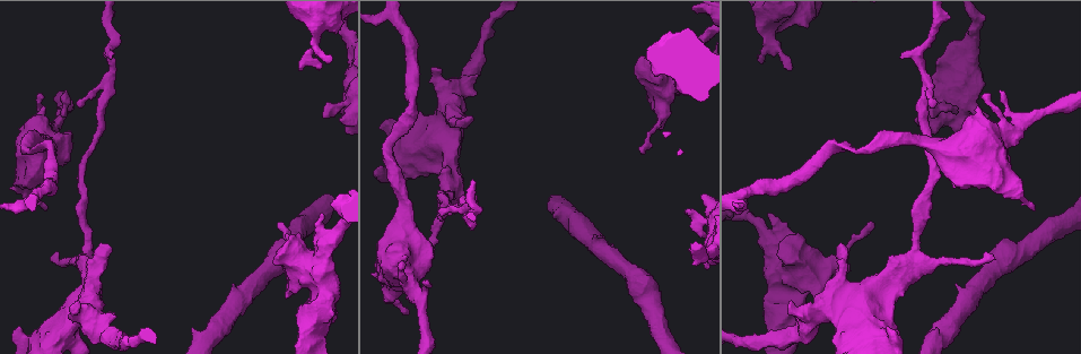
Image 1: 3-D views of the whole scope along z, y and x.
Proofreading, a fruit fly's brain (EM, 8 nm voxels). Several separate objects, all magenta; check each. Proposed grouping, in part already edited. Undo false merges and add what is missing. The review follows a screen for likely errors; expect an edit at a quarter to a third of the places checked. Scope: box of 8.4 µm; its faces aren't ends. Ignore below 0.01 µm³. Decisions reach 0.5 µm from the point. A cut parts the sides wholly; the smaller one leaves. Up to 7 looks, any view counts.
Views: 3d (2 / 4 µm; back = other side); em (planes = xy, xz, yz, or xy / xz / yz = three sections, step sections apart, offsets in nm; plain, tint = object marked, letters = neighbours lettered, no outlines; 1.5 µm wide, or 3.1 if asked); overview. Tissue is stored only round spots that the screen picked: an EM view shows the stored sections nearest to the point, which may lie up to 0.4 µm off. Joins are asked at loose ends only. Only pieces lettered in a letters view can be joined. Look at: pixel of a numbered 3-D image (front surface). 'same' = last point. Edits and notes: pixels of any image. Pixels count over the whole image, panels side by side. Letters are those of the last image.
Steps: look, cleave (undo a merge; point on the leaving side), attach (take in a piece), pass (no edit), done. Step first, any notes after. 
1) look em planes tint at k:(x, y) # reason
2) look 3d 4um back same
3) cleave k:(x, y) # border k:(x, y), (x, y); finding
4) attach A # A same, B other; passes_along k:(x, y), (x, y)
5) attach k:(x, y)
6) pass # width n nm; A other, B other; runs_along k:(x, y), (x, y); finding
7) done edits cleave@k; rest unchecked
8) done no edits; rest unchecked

look em planes letters at 1:(330, 60)

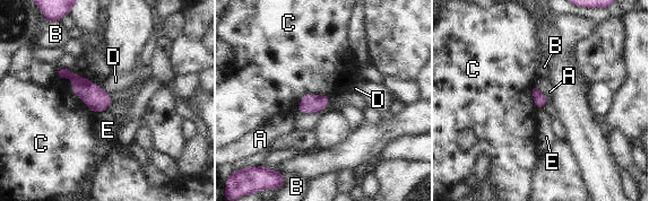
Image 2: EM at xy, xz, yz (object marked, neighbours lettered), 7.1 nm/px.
pass # A other, B other, C other, D other, E other; border 2:(58, 76), (71, 78), (94, 113); no lettered piece goes on from it

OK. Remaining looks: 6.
look 3d 2um at 1:(938, 108) # calibre changes

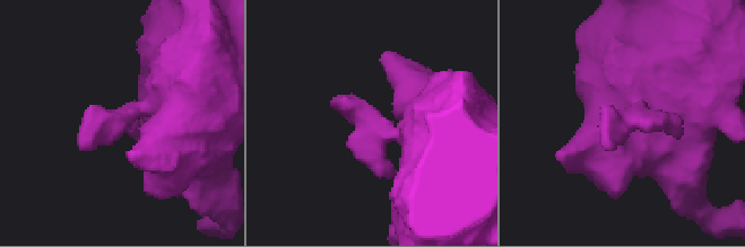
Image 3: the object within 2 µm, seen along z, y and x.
look em xz step 4 tint at 3:(366, 120) # shape alone is not enough

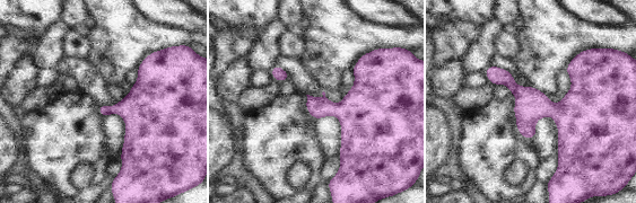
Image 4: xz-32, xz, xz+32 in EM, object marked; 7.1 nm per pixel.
look em planes letters same # another direction

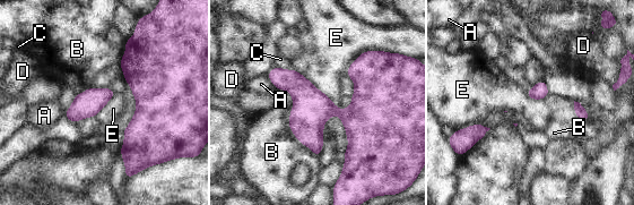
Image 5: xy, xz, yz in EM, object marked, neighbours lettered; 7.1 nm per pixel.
pass # A other, B other, C other, D other, E other; border 5:(292, 104), (289, 129), (319, 156); one neuron here

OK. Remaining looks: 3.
look em planes letters at 1:(900, 55) # an open end

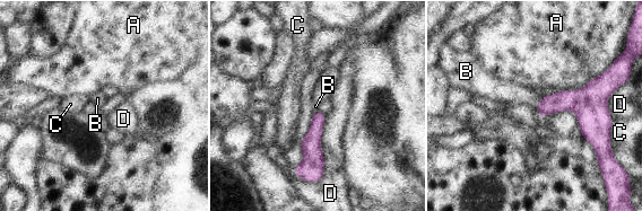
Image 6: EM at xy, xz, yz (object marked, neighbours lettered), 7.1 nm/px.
attach B # longest_contact D 500 nm; A other, B same, C other, D other; passes_along 6:(573, 100), (538, 103), (508, 93); it goes on there

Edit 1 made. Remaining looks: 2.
done edits attach@6; rest unchecked

